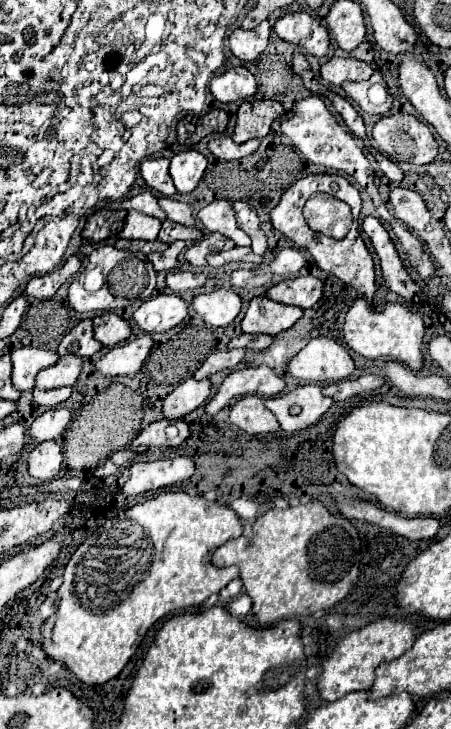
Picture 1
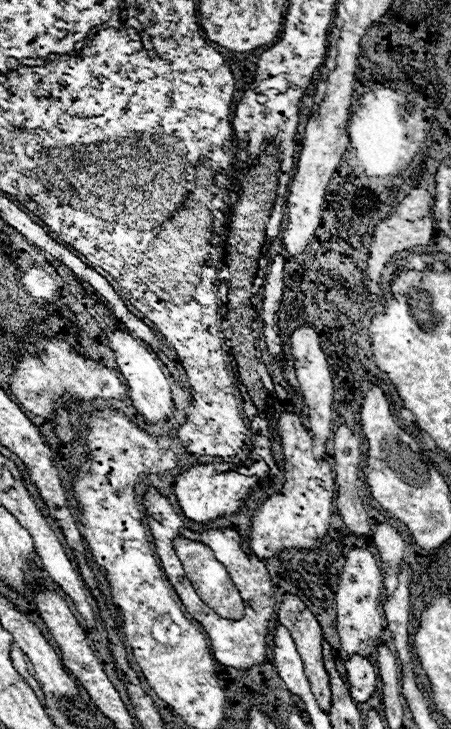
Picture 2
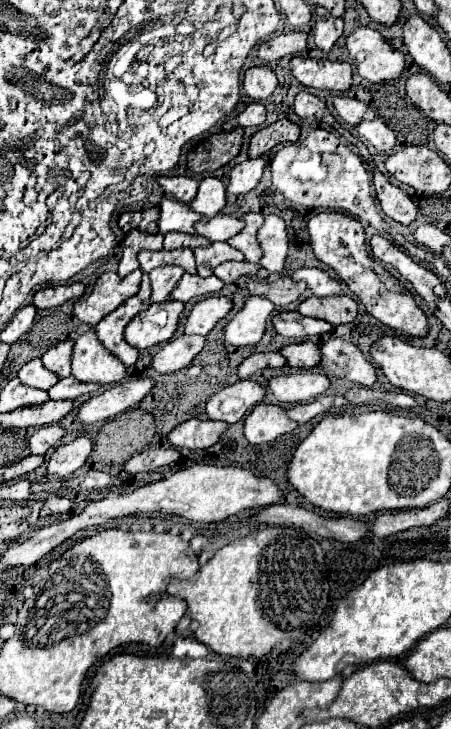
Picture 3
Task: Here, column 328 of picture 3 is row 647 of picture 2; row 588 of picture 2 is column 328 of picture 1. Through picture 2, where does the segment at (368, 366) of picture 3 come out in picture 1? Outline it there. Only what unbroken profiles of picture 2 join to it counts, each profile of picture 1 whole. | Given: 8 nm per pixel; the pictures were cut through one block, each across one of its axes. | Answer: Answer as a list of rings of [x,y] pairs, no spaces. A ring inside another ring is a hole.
[[[312,338],[288,364],[290,376],[302,382],[336,382],[352,376],[354,360],[334,338]]]

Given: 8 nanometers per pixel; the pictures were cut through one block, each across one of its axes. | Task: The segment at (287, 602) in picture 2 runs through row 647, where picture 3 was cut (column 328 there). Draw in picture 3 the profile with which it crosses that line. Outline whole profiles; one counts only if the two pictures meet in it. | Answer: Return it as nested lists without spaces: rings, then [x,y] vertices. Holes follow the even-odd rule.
[[[310,296],[304,302],[300,302],[298,312],[302,316],[310,316],[310,318],[320,318],[330,322],[332,326],[338,324],[348,324],[356,318],[356,302],[350,296],[328,296],[328,298],[318,298],[318,296]]]

